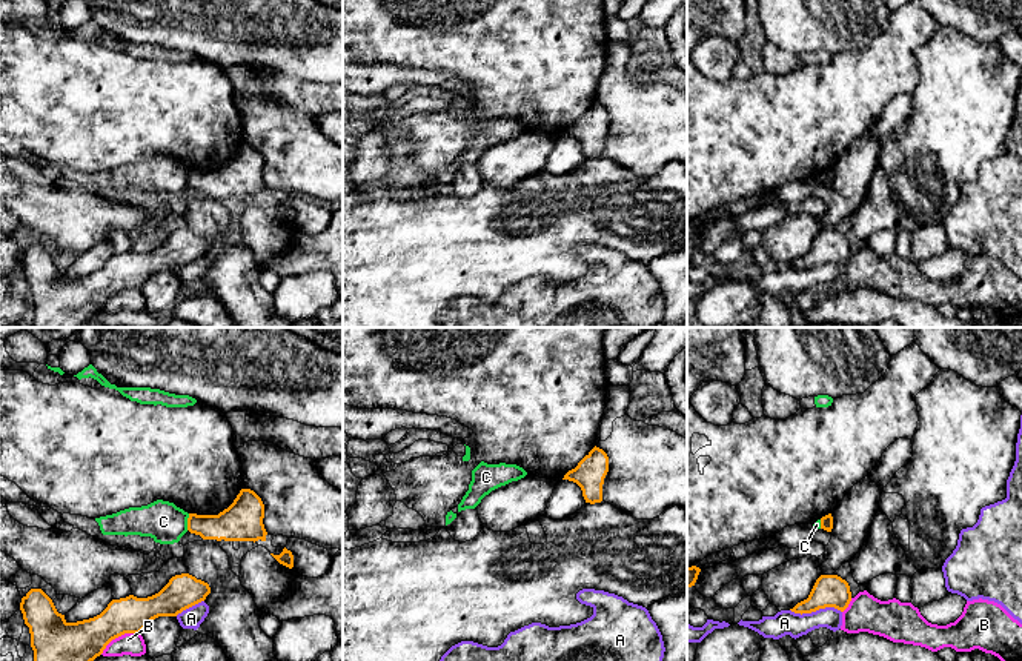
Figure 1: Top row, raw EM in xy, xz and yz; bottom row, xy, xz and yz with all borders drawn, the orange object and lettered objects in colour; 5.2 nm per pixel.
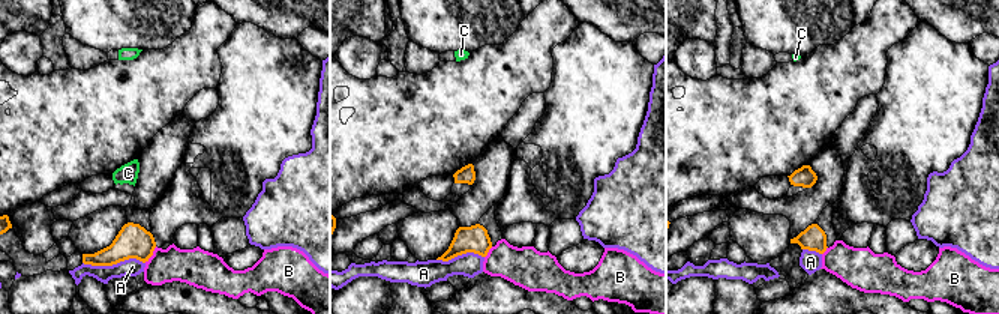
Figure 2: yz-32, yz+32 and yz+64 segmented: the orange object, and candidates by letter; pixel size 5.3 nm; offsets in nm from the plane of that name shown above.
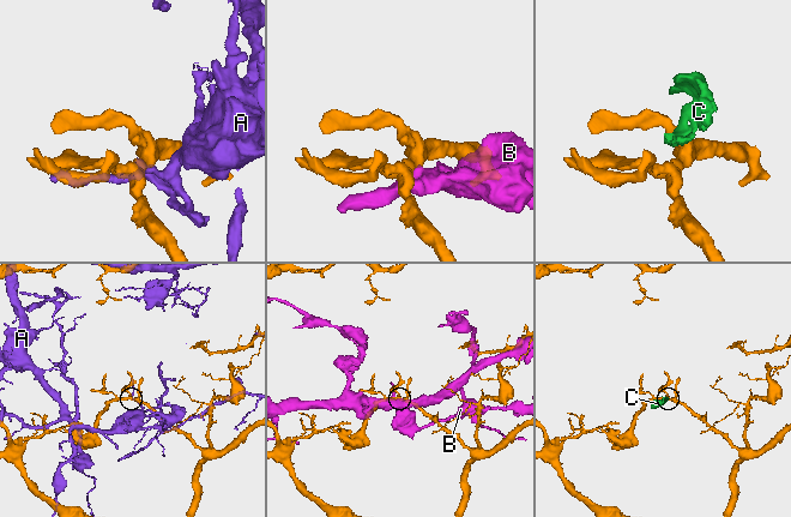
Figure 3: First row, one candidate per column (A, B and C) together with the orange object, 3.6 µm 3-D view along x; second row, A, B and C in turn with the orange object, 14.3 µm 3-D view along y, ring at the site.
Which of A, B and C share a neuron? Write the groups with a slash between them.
A / B / C

